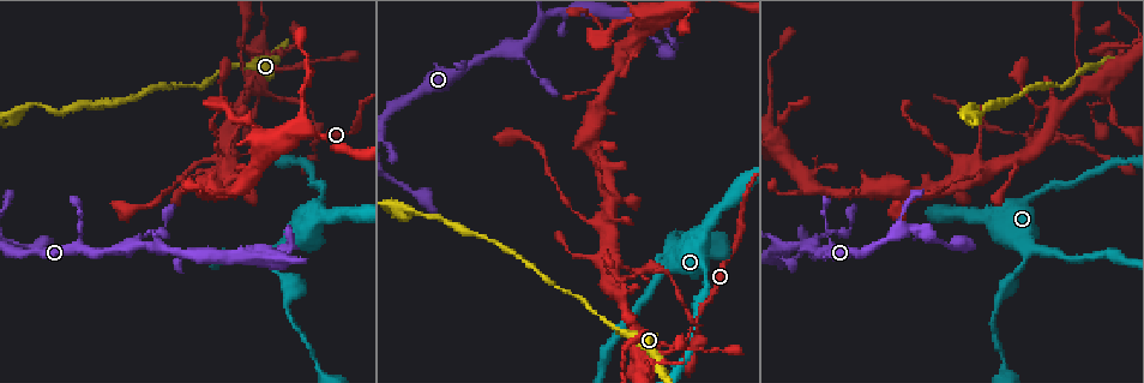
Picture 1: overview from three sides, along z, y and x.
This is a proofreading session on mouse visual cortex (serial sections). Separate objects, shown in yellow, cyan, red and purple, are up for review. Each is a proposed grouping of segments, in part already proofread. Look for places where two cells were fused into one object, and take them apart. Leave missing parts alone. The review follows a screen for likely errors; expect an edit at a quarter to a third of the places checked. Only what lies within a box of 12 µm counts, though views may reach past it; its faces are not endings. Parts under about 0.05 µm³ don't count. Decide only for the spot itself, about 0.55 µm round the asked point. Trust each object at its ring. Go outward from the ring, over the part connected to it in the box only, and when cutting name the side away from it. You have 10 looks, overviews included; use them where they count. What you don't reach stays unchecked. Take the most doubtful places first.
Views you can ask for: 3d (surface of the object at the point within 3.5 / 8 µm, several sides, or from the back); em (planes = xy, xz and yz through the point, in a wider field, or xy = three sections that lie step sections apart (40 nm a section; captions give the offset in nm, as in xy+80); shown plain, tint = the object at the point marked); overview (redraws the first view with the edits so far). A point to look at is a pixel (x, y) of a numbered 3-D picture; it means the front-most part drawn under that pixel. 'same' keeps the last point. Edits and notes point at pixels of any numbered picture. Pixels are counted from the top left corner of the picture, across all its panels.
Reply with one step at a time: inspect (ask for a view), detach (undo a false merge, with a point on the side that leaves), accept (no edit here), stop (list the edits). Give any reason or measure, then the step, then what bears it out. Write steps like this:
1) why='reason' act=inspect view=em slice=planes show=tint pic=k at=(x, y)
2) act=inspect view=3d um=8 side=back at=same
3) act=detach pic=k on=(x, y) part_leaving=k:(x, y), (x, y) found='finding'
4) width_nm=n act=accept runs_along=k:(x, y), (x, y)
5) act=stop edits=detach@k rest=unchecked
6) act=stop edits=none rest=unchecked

why='three-way junction' act=inspect view=3d um=3.5 pic=1 at=(696, 323)

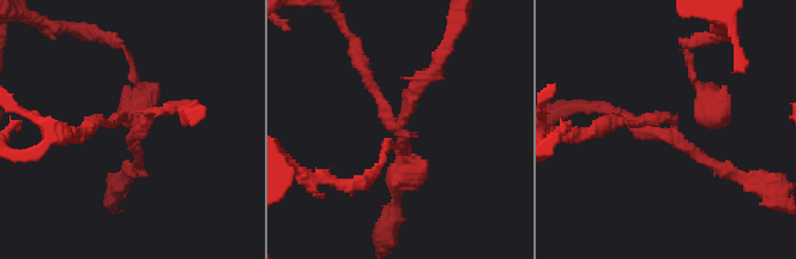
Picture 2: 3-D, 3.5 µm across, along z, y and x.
act=inspect view=em slice=xy step=1 show=tint pic=2 at=(666, 132)

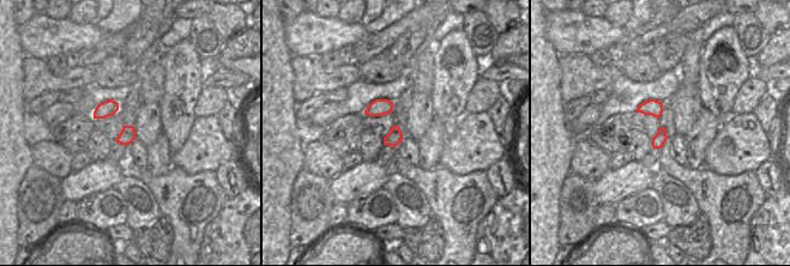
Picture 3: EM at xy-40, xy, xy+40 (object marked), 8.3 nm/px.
width_nm=140 act=detach pic=2 on=(134, 94) part_leaving=2:(132, 122), (121, 115), (84, 133) found='two cells meet here'

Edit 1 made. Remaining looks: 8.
why='see it whole again' act=inspect view=overview

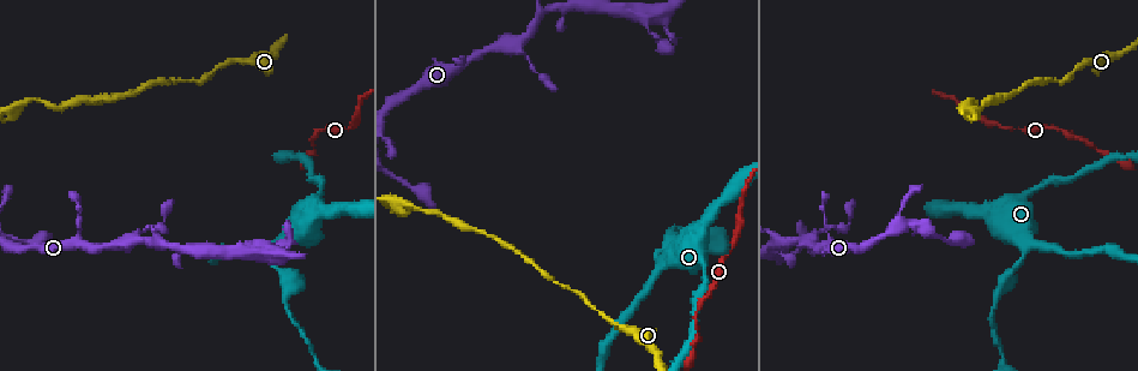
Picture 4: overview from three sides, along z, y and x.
why='sharp bend' act=inspect view=em slice=planes show=tint pic=4 at=(15, 106)

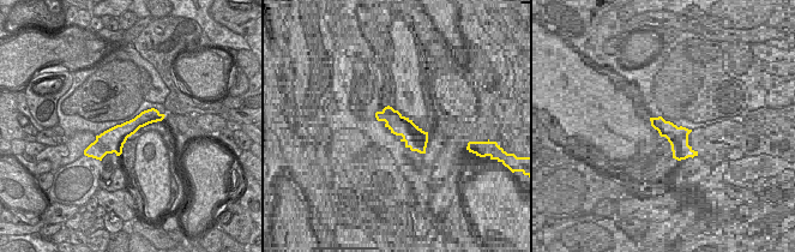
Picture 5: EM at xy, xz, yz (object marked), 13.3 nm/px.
why='wider look' act=inspect view=3d um=3.5 at=same

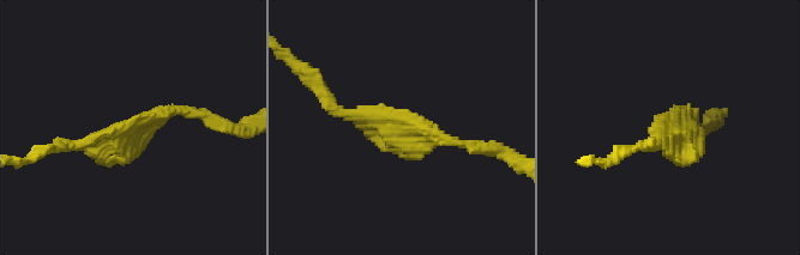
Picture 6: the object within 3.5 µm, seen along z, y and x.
width_nm=280 act=accept runs_along=6:(208, 119), (149, 115), (101, 163) found='continuous, no second cell'

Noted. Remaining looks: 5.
why='narrows sharply' act=inspect view=3d um=3.5 pic=4 at=(663, 258)

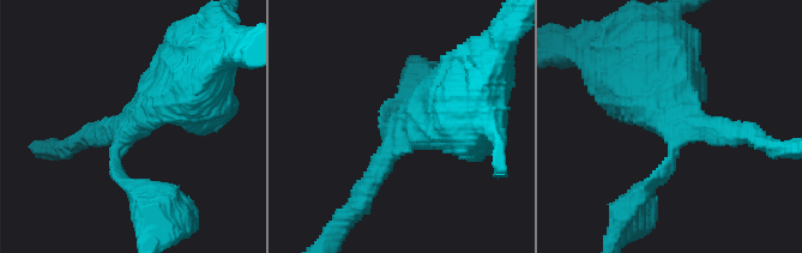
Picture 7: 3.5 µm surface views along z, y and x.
why='shape alone is not enough' act=inspect view=em slice=xy step=5 show=tint pic=7 at=(402, 123)

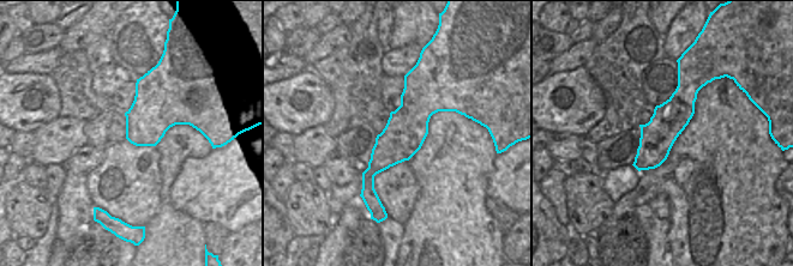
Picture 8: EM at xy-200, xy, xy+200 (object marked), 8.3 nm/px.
width_nm=340 act=accept runs_along=8:(412, 73), (412, 118), (370, 173), (371, 191) found='continuous, no second cell'

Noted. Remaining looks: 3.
why='thick turns thin' act=inspect view=3d um=3.5 pic=4 at=(287, 309)

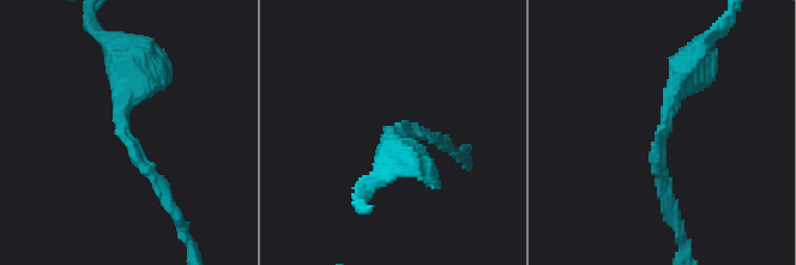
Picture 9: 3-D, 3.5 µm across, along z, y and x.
arm_widths_nm=150,300 act=inspect view=em slice=xy step=1 show=tint pic=9 at=(125, 135)

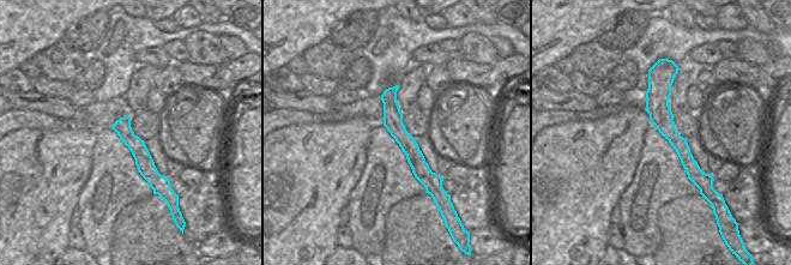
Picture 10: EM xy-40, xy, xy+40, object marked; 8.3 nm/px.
act=accept runs_along=10:(657, 71), (663, 122), (700, 185) found='one cell here'

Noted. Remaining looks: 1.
act=stop edits=detach@2 rest=unchecked

